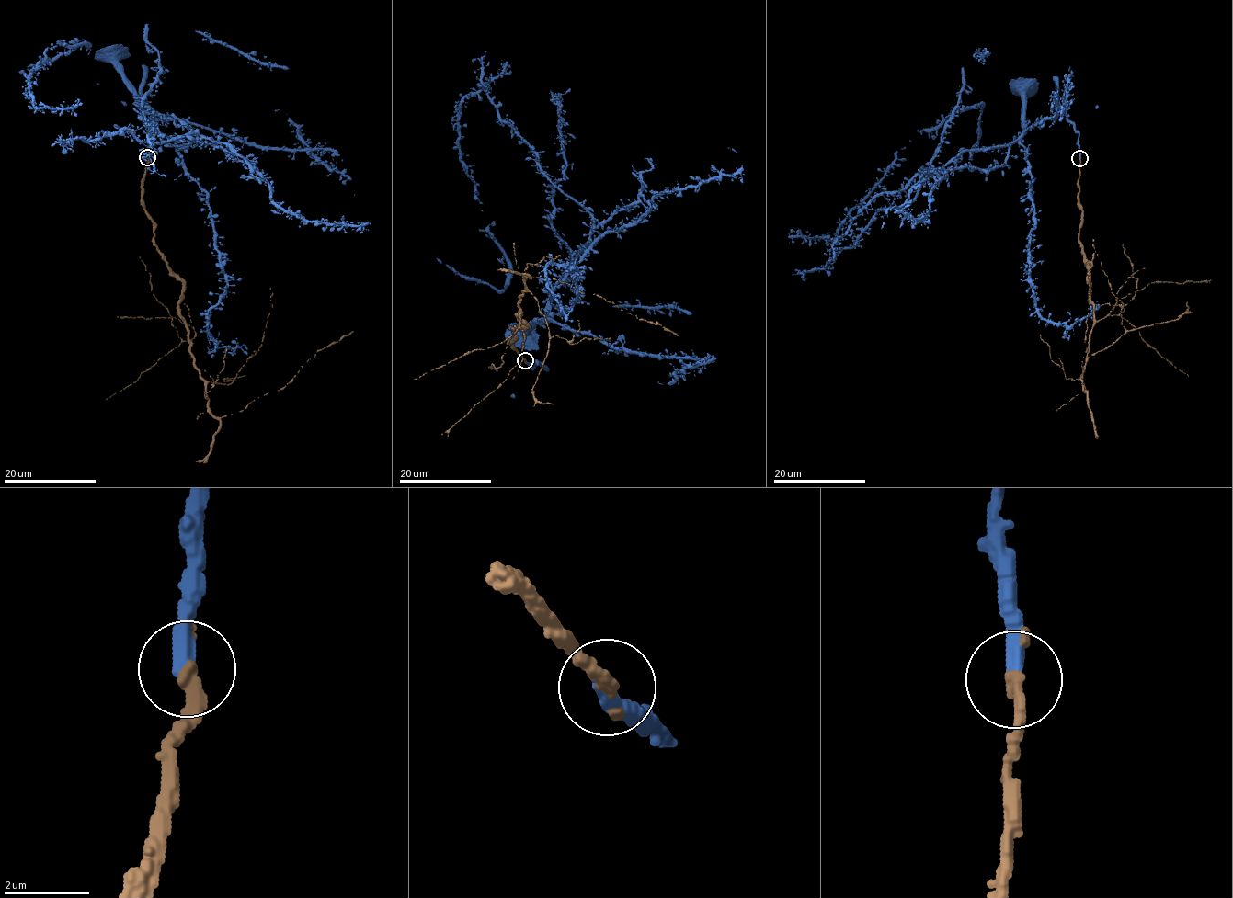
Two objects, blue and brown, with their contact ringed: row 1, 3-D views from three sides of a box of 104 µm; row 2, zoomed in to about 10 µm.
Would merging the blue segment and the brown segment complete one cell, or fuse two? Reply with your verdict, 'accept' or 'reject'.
accept

